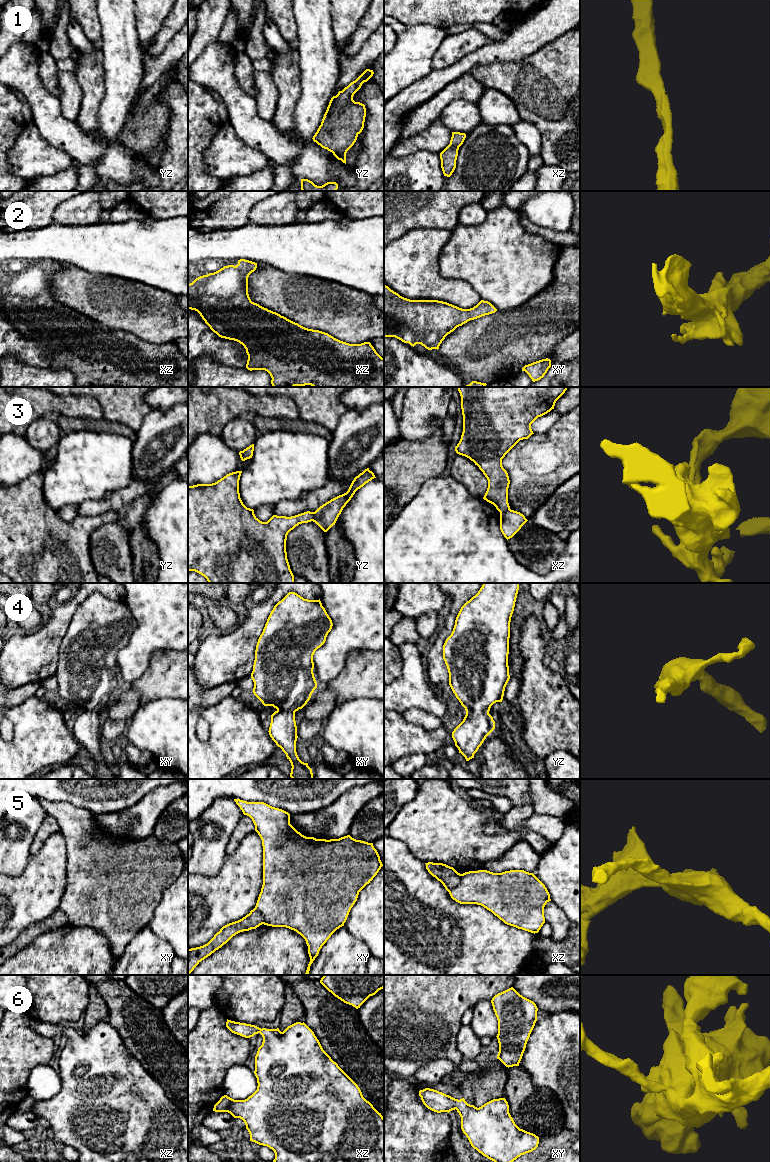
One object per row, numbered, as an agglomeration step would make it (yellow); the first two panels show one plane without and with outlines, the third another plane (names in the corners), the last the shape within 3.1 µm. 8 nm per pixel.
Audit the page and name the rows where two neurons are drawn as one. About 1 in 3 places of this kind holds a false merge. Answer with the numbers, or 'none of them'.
3, 5

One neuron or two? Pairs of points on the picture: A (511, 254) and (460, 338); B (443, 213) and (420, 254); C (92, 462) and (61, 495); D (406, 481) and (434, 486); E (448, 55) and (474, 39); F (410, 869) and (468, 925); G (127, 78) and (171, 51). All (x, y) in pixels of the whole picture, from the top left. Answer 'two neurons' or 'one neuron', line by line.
A: two neurons
B: two neurons
C: one neuron
D: two neurons
E: one neuron
F: one neuron
G: two neurons

